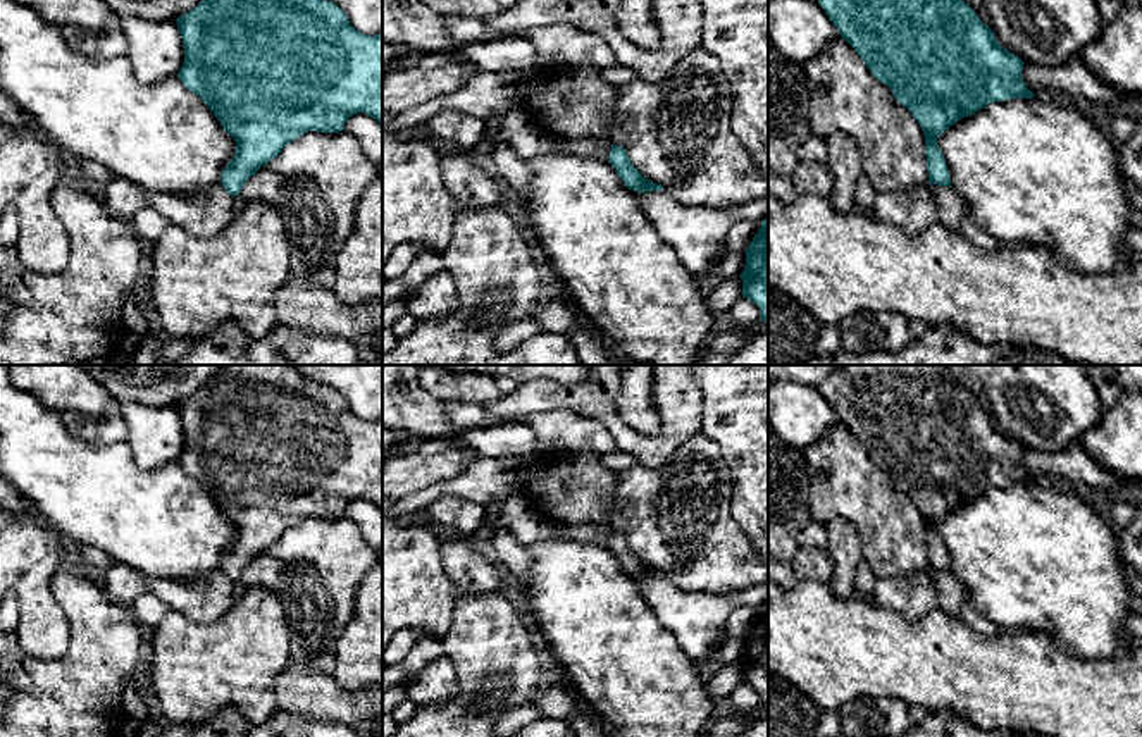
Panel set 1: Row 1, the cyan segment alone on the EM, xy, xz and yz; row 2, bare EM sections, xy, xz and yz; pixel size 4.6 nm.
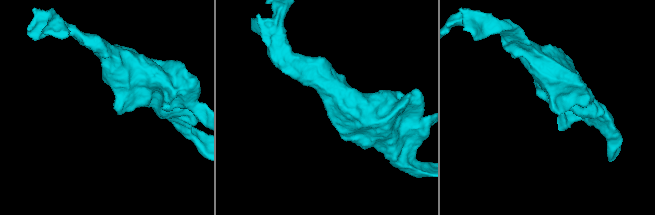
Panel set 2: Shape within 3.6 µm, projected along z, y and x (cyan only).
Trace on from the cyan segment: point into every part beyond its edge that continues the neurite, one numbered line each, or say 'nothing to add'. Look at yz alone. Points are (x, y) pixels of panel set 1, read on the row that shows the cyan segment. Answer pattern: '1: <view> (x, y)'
nothing to add

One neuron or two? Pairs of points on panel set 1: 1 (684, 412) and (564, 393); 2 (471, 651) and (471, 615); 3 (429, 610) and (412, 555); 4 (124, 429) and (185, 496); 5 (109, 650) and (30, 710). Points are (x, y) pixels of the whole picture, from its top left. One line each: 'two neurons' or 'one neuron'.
1: one neuron
2: one neuron
3: one neuron
4: two neurons
5: one neuron

